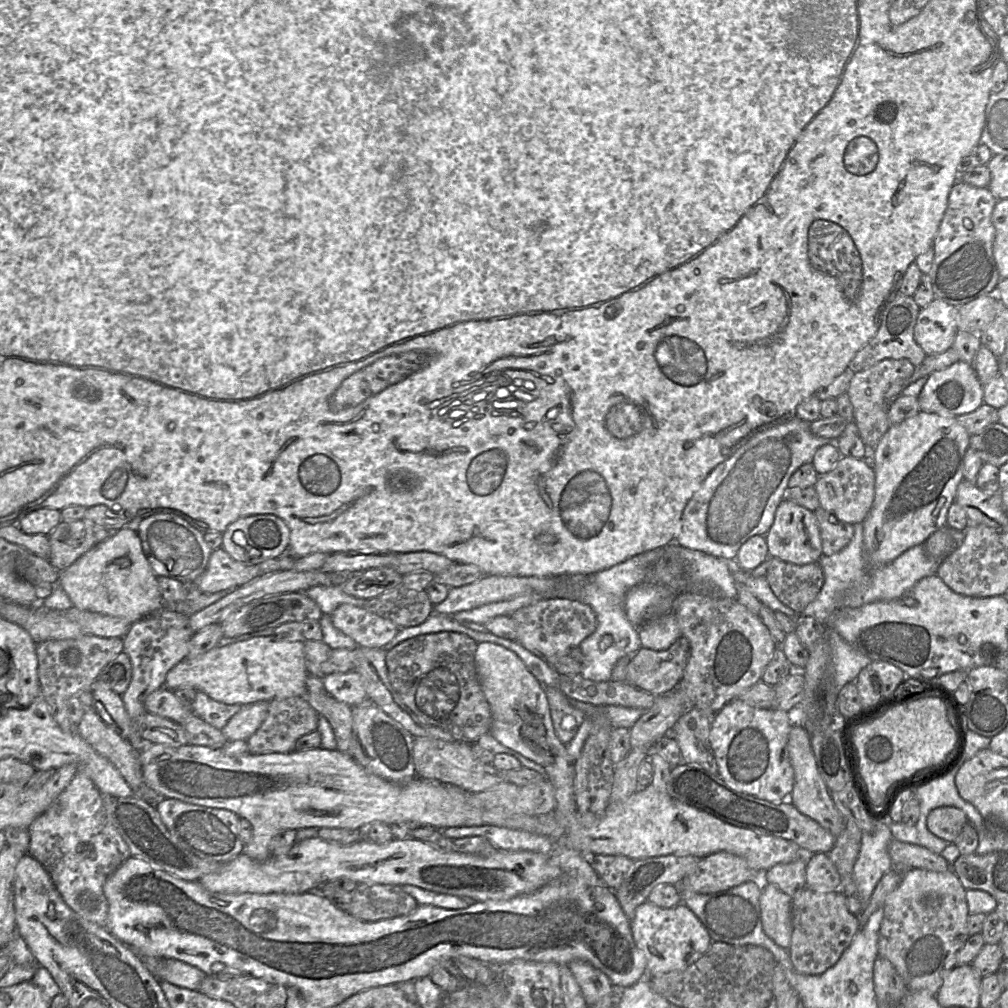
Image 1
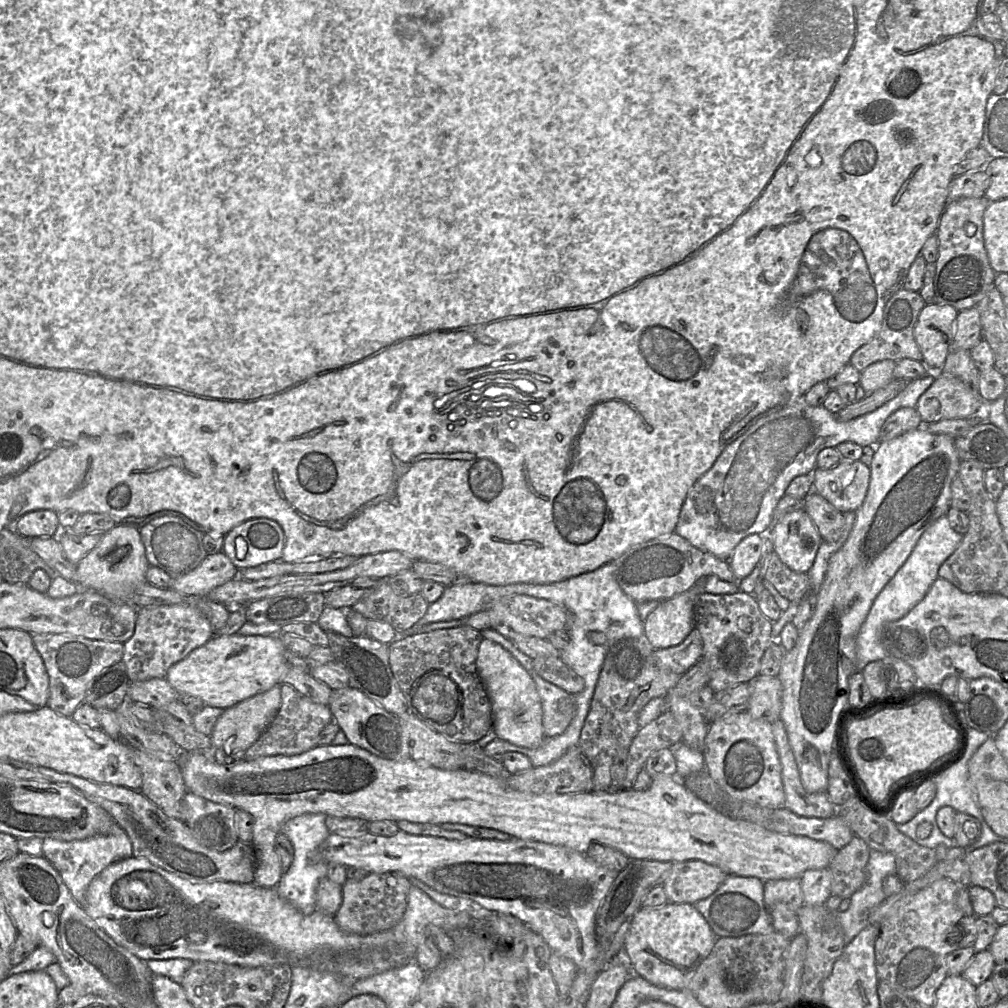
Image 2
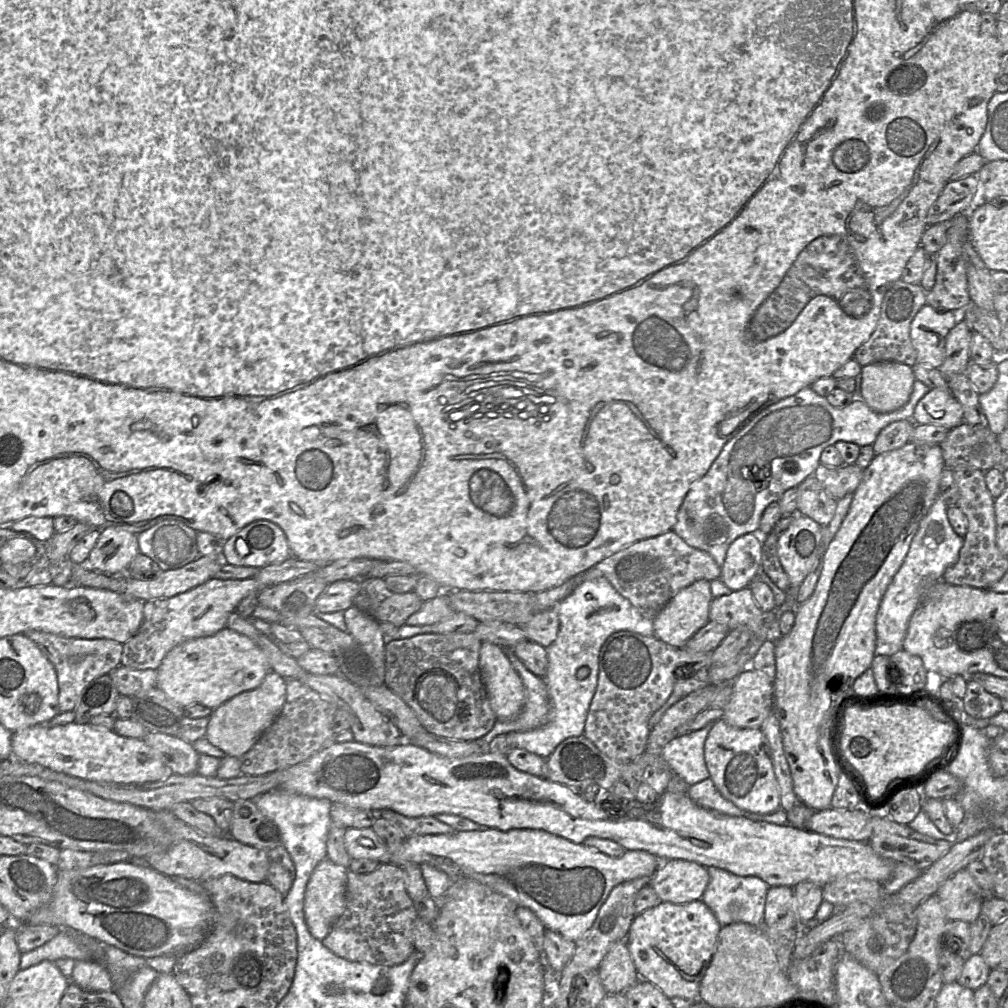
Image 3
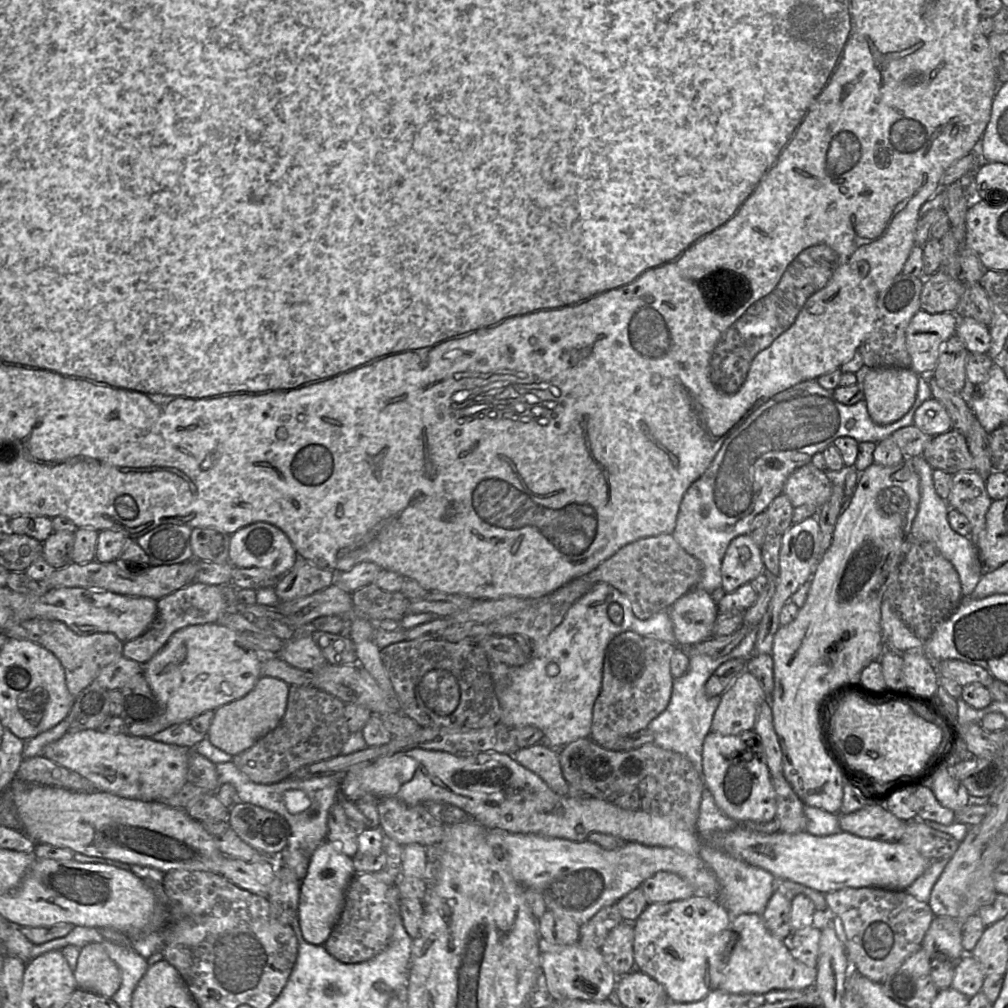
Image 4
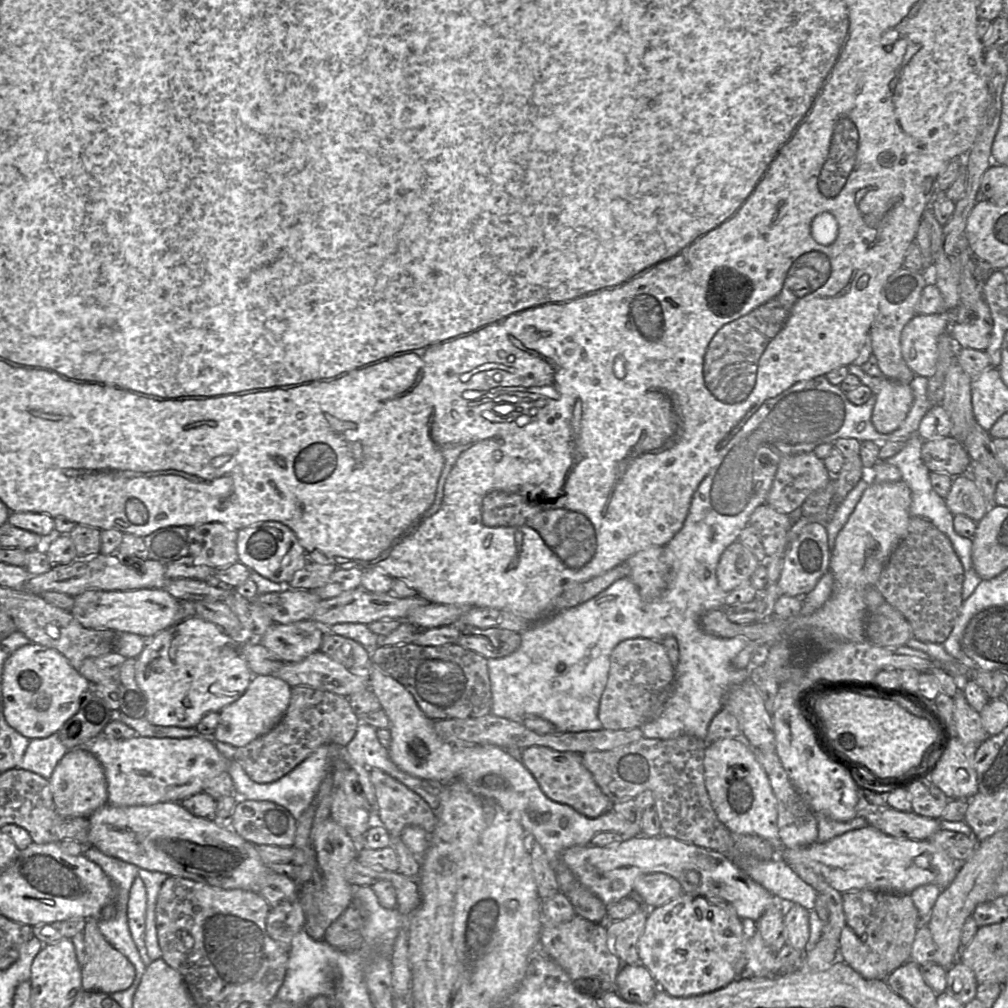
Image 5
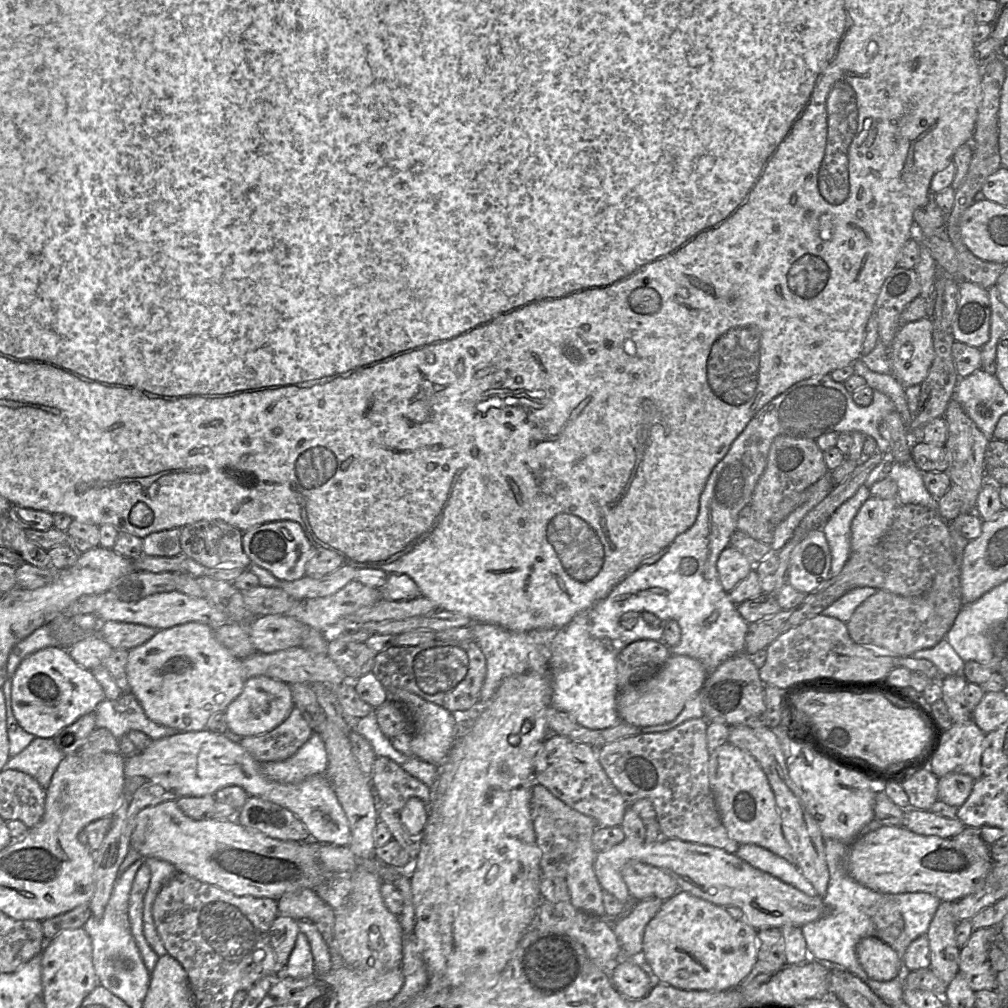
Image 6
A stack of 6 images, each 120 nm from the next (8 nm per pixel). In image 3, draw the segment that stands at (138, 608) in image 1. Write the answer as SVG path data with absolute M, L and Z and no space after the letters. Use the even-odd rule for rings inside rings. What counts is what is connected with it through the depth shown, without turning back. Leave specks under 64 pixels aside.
M105 527L100 530L100 536L93 547L88 560L87 566L106 574L125 574L133 560L140 553L138 547L137 535L126 530Z

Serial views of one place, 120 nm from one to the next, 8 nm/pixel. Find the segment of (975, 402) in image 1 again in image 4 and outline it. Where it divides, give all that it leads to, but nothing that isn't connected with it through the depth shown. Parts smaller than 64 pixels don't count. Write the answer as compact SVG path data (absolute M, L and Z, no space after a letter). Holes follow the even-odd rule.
M932 397L916 410L914 425L934 437L949 431L952 428L952 421L945 407Z

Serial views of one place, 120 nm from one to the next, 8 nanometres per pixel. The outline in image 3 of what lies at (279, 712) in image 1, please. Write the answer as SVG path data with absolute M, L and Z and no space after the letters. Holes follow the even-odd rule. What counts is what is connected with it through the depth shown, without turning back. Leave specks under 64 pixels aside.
M287 680L286 700L281 712L255 745L239 758L242 774L260 776L284 770L334 744L332 723L337 710L332 701L323 698L303 681Z

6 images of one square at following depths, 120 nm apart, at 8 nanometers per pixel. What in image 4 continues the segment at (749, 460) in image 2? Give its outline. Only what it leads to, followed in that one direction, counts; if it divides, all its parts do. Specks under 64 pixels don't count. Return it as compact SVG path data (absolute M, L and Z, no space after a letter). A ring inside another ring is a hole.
M919 375L916 400L911 409L900 420L882 426L873 422L864 399L851 406L844 405L835 399L833 391L824 389L814 379L801 382L774 395L752 412L726 438L707 470L685 492L680 504L672 535L687 553L702 564L702 576L695 587L707 591L710 595L715 589L722 587L721 566L729 543L735 537L749 533L754 518L766 511L770 503L783 493L787 478L797 468L811 463L816 453L823 452L840 437L851 437L858 443L879 443L899 429L913 425L916 410L930 398L932 392L928 384L928 375Z

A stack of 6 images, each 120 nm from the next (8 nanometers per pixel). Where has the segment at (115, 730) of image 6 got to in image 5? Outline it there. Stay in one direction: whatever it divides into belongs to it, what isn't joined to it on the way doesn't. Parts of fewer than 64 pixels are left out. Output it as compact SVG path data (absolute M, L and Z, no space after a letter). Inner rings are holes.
M120 710L111 712L111 720L117 720L132 727L139 736L154 738L189 738L199 736L196 728L182 728L174 726L157 726L151 724L146 717L135 719L125 715Z

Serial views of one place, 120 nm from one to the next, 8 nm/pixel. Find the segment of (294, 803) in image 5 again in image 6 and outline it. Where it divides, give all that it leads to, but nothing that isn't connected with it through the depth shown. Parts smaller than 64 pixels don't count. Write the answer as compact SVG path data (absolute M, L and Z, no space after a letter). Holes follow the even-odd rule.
M314 732L309 740L288 759L261 764L262 772L281 783L298 783L313 775L322 775L328 768L324 741Z

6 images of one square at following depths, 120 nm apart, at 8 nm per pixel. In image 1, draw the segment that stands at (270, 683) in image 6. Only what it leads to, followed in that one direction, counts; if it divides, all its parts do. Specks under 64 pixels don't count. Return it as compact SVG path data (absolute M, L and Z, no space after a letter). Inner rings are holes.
M267 701L242 706L241 710L221 729L228 742L247 741L265 720L268 706Z

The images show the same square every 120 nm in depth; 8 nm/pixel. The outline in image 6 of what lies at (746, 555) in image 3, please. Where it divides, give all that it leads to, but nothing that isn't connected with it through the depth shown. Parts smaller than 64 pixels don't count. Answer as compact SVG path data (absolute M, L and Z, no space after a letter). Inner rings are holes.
M727 546L717 560L720 582L726 592L731 592L755 568L749 558L733 547Z

